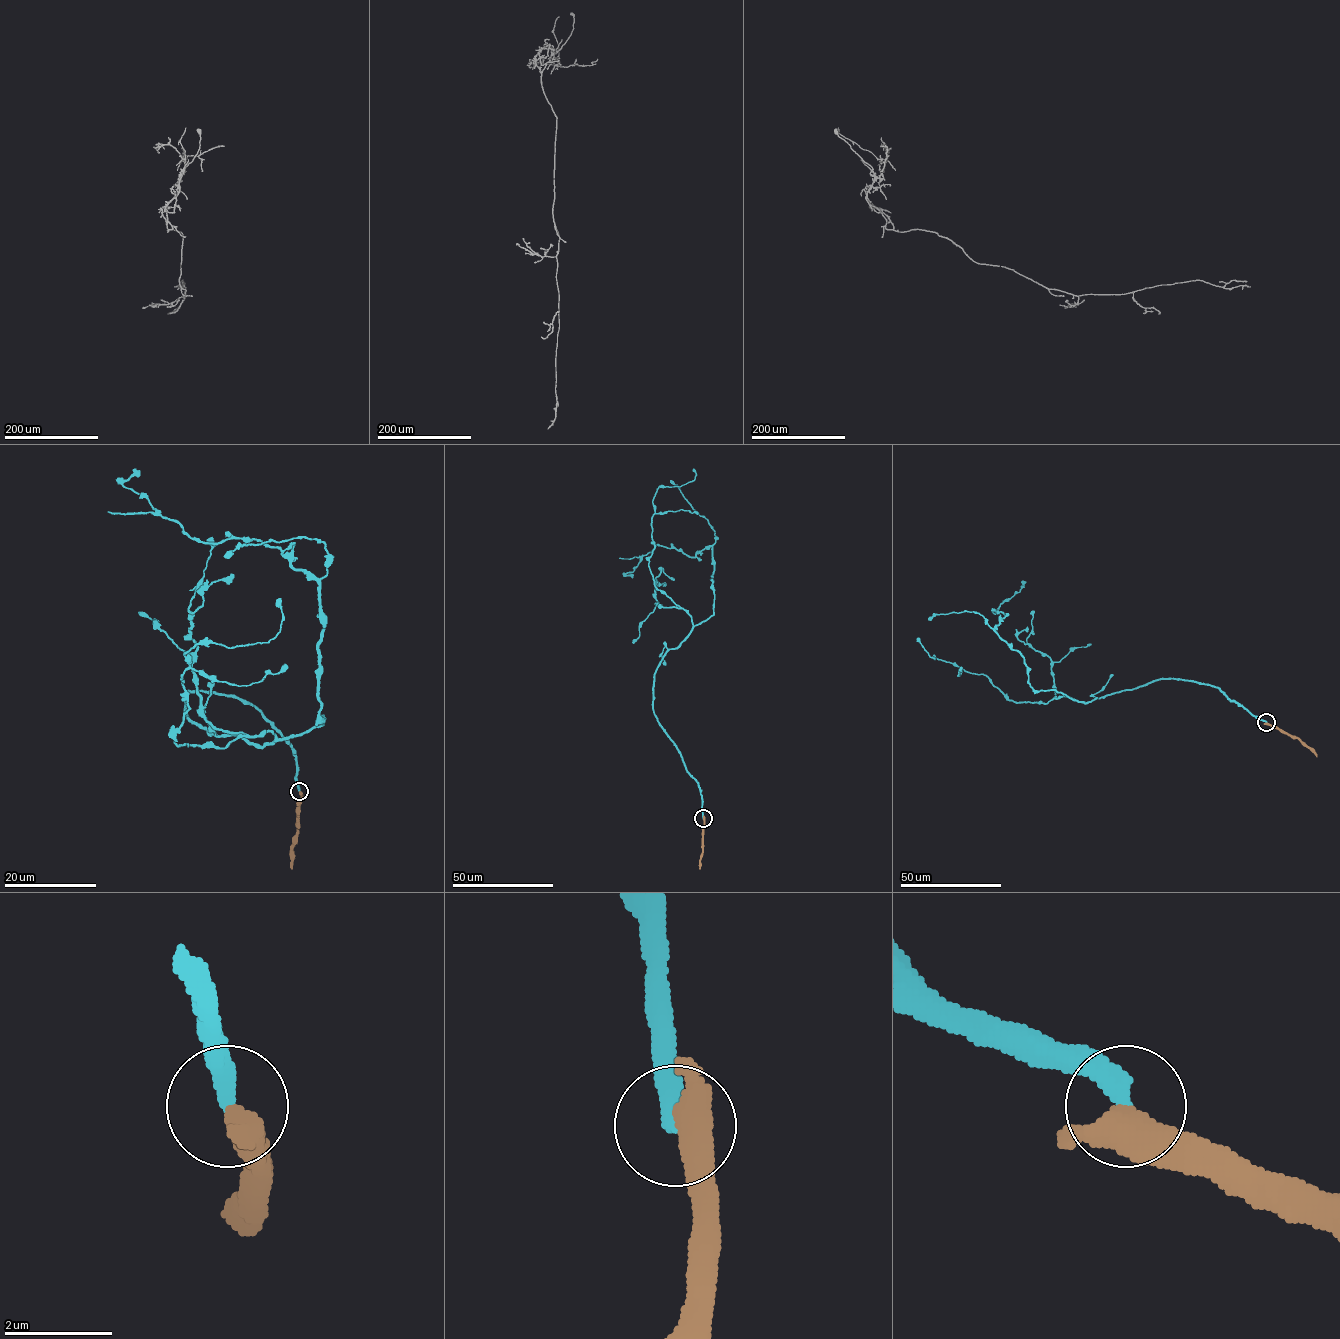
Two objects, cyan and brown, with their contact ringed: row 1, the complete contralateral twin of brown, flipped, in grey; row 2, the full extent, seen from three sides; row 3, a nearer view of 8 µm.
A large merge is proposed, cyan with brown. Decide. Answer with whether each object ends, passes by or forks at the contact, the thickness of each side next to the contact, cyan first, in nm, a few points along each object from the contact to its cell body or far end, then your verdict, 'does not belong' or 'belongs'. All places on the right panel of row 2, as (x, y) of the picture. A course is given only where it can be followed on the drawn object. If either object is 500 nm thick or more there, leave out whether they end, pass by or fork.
cyan ends there; brown passes by; 400 nm thick on the cyan side, 440 nm on the other; cyan runs (1266, 722), (1186, 680), (1083, 703), (1035, 690), (1024, 658), (994, 630), (1005, 615), (993, 612), (1025, 582); brown runs (1266, 722), (1298, 737), (1316, 757); does not belong

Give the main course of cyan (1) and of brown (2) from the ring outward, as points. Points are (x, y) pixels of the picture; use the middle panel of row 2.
1: (703, 818), (653, 687), (664, 655), (713, 614), (712, 547), (688, 557), (656, 545), (632, 577)
2: (703, 818), (700, 868)

